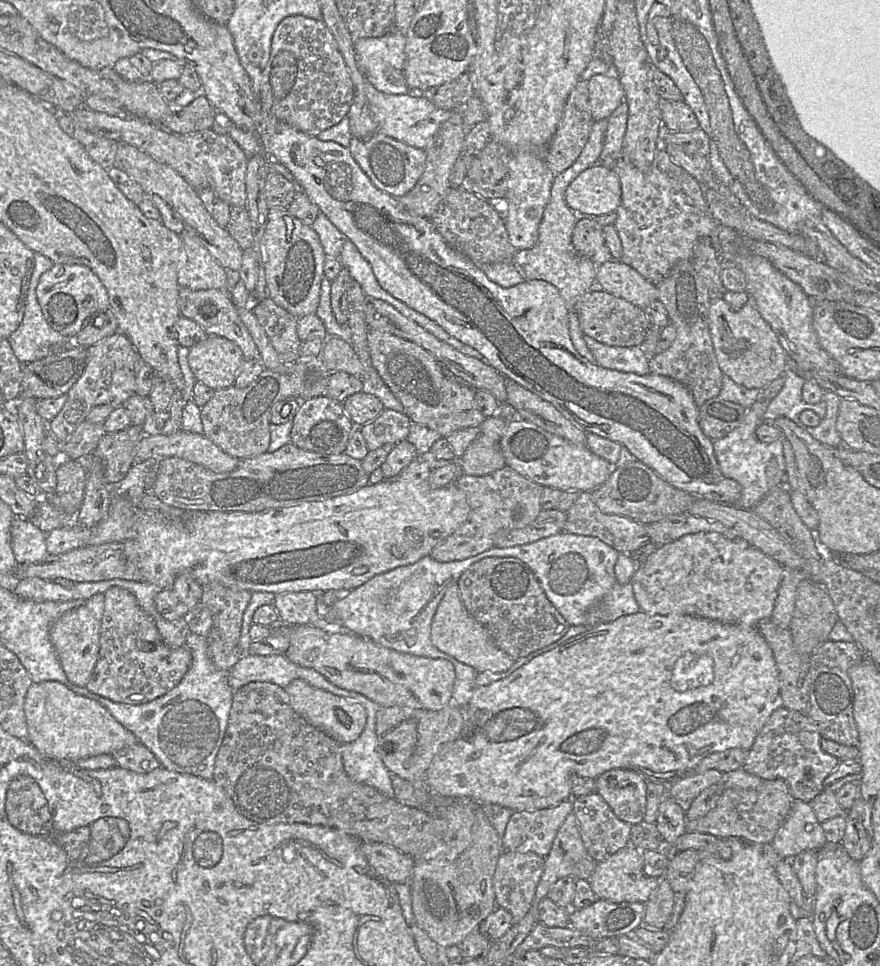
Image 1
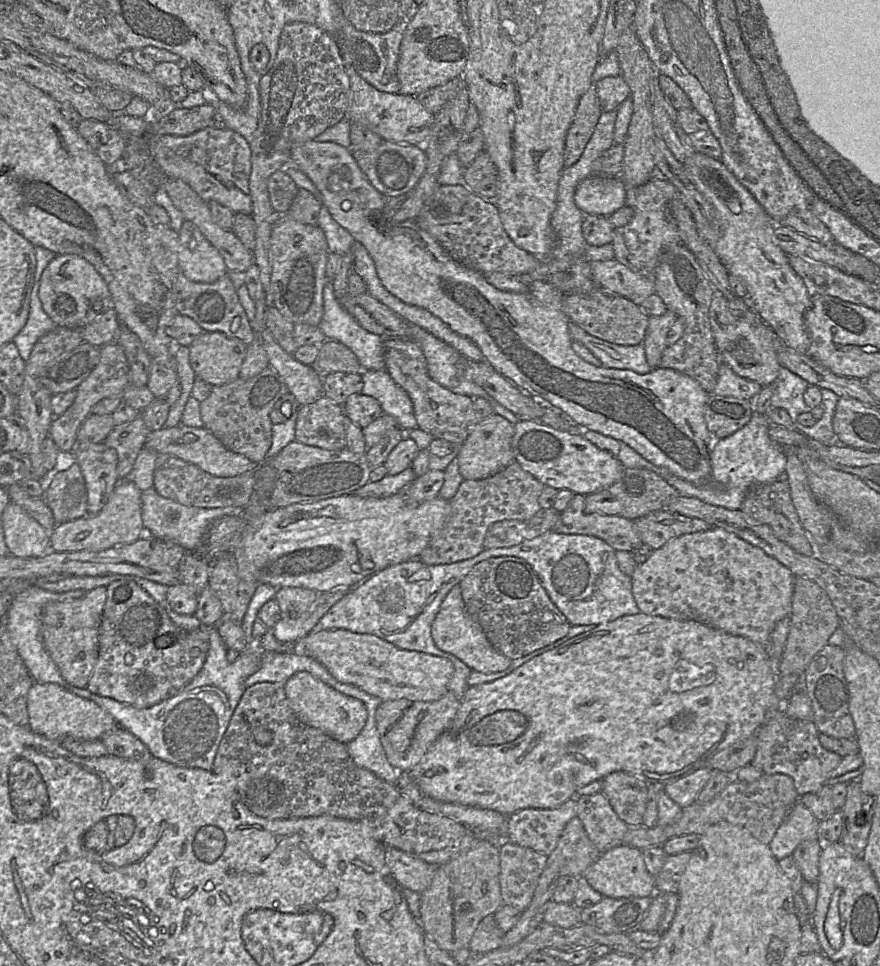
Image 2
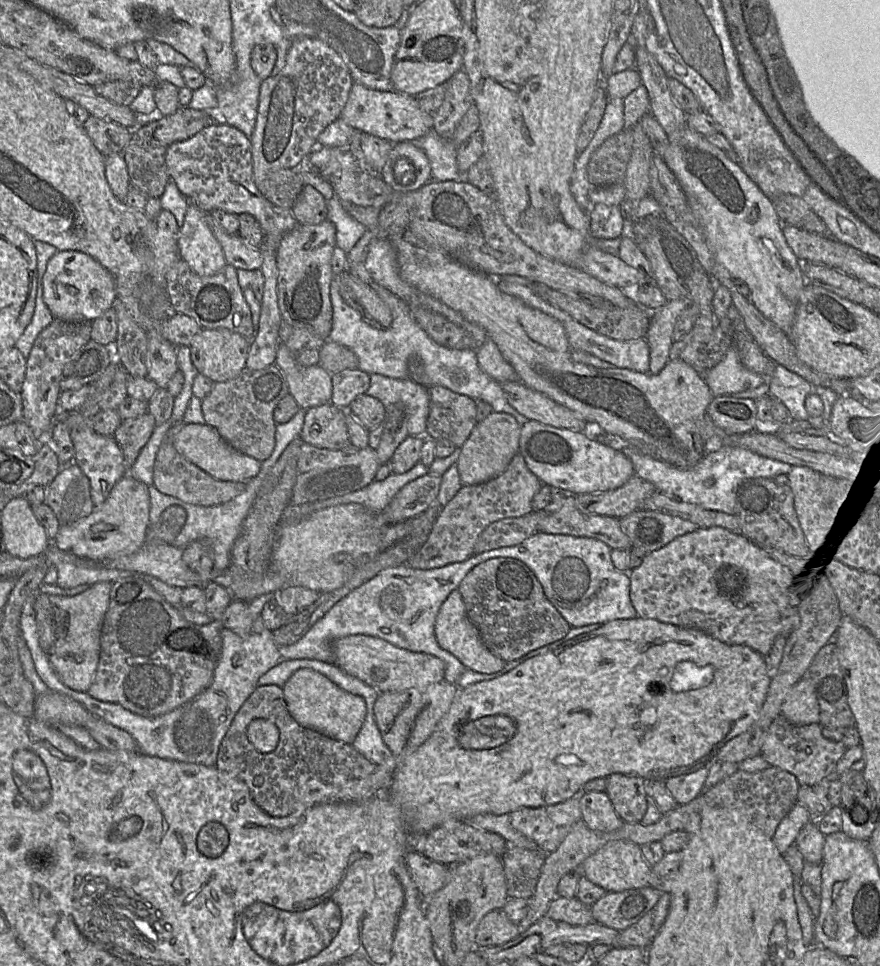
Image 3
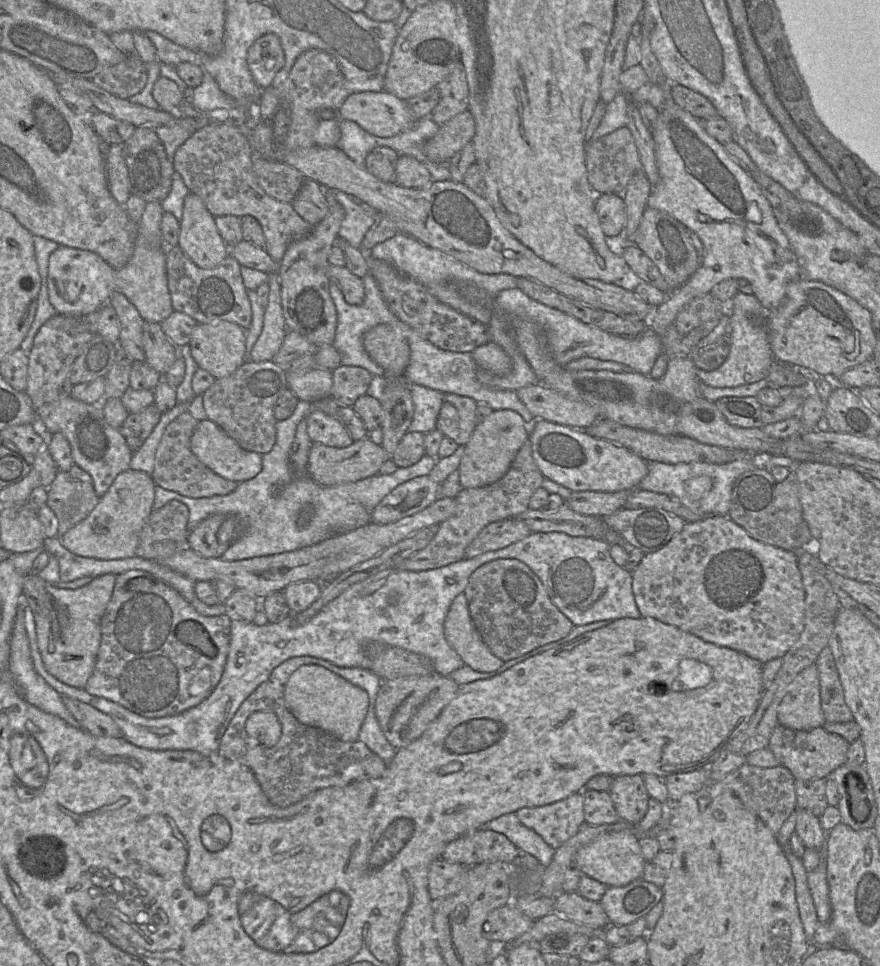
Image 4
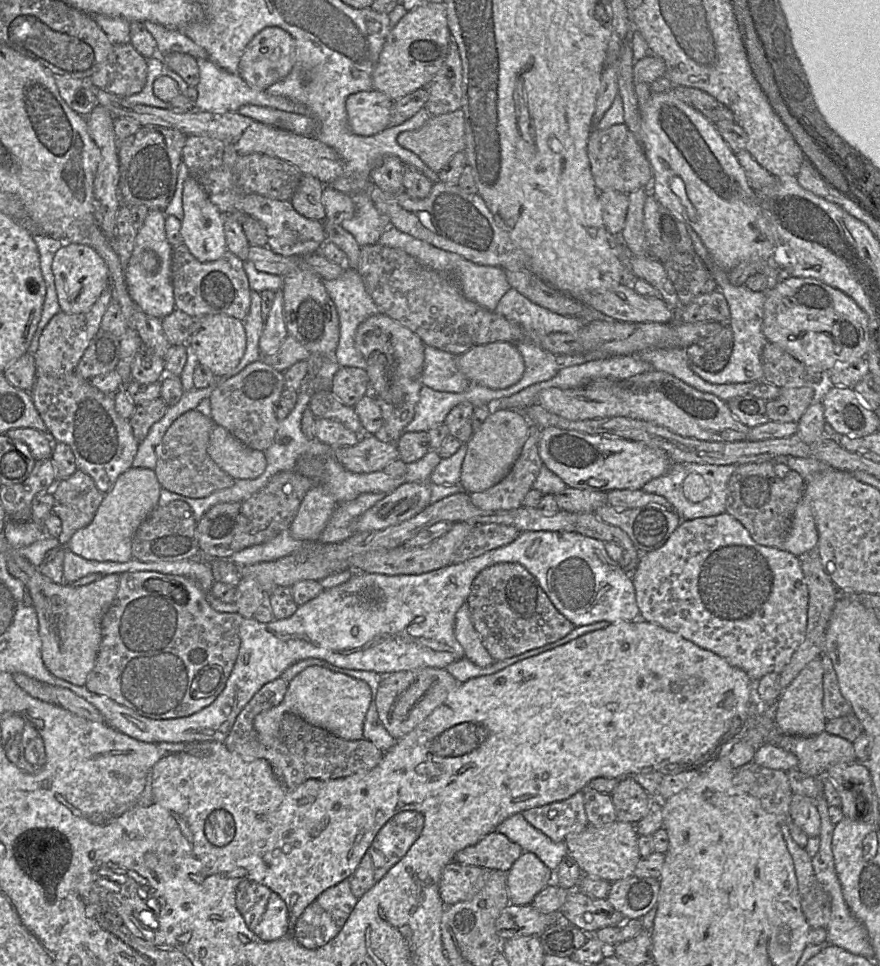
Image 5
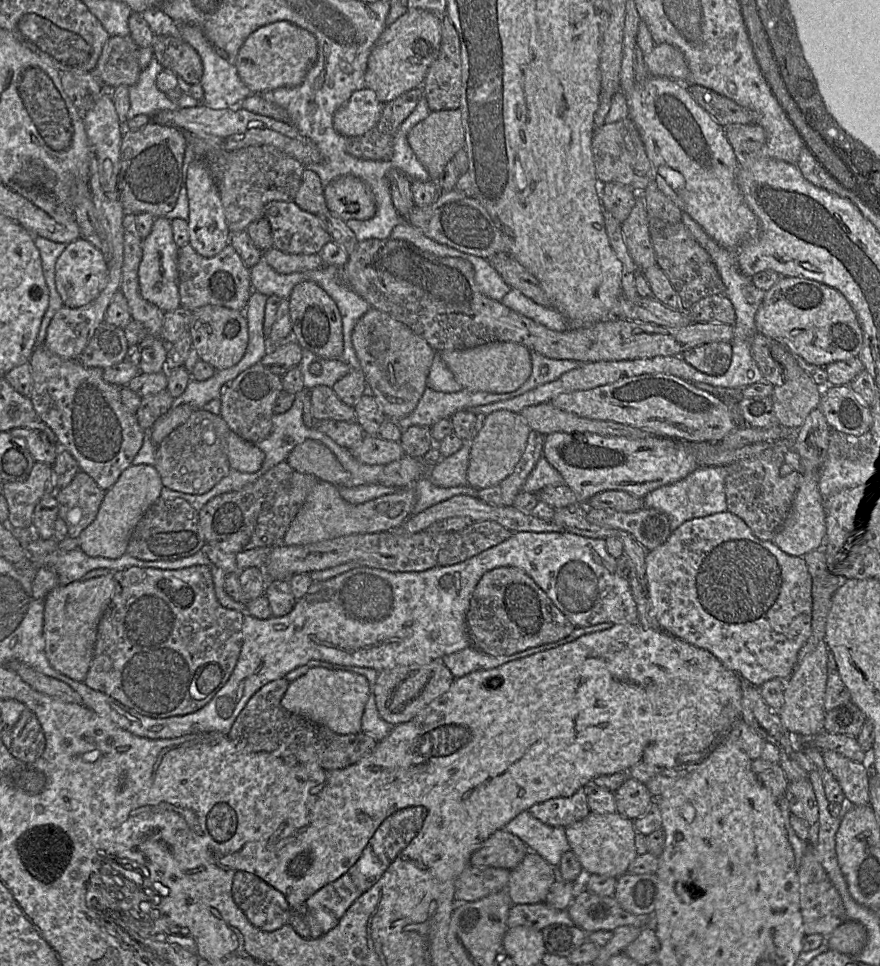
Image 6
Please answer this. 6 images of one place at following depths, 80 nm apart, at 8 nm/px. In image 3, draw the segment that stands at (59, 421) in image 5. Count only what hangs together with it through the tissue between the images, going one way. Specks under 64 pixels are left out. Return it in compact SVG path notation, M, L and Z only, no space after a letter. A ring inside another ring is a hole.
M80 410L69 413L59 411L56 420L64 421L69 428L74 445L74 463L88 477L91 487L91 499L95 508L100 507L109 496L114 485L128 472L123 453L113 436L96 433L91 427L91 415L84 415Z

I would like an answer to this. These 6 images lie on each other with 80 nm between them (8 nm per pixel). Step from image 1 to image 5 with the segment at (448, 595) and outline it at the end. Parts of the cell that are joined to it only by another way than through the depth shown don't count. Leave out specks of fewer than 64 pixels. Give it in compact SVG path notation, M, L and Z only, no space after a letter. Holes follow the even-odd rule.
M467 602L456 613L455 636L464 650L464 657L477 666L487 667L495 662L474 628Z

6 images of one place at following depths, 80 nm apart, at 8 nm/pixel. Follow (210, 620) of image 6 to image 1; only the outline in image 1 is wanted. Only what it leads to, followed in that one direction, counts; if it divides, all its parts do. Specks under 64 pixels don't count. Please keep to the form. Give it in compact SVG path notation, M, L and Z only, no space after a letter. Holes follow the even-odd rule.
M117 586L105 592L98 661L86 686L90 692L113 702L144 704L175 688L191 663L189 649L184 645L169 647L163 641L155 620L143 611L131 592Z

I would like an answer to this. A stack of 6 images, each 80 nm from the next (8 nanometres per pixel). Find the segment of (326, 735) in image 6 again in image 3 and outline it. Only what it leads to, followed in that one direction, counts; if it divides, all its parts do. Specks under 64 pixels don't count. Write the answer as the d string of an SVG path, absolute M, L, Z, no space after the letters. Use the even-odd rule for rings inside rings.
M262 685L256 689L243 703L233 718L228 731L226 732L217 754L215 766L217 769L227 772L229 775L241 780L248 787L254 802L268 815L273 817L287 817L304 810L326 803L362 803L372 799L380 791L386 791L392 784L393 773L376 765L361 755L351 744L330 738L318 731L301 726L290 714L283 689L277 685Z

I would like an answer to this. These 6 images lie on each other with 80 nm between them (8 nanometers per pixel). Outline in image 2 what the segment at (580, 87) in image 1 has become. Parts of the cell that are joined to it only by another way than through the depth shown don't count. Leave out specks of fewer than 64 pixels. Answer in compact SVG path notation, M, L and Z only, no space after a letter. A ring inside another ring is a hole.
M592 83L579 99L573 121L566 134L564 168L569 168L580 158L595 130L601 113L595 84Z

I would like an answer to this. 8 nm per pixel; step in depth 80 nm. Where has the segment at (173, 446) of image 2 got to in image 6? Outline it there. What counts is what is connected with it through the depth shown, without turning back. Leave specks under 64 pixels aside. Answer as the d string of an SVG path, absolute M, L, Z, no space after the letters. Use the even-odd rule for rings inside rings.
M232 431L224 437L225 452L231 469L242 473L253 473L260 469L264 453L251 442L241 439Z

